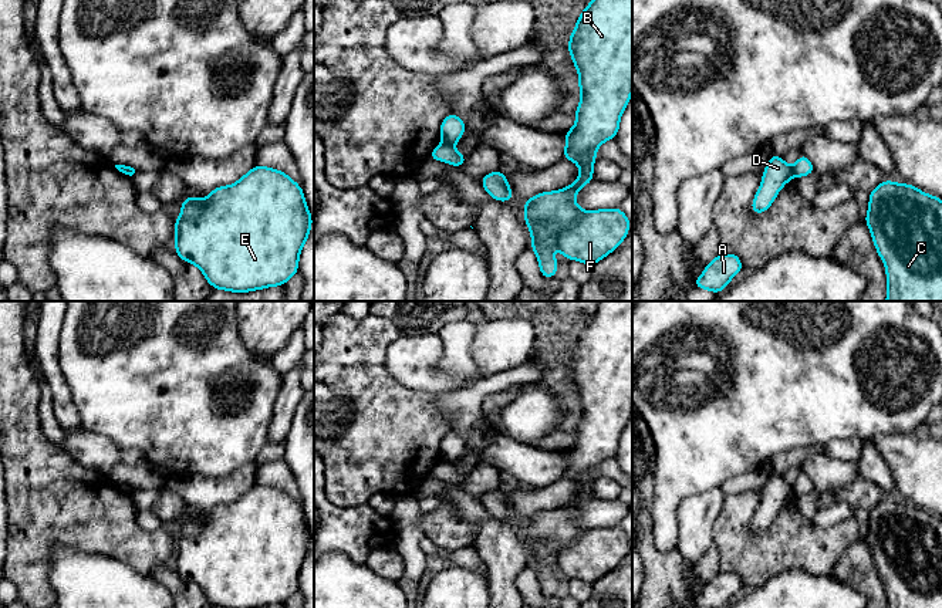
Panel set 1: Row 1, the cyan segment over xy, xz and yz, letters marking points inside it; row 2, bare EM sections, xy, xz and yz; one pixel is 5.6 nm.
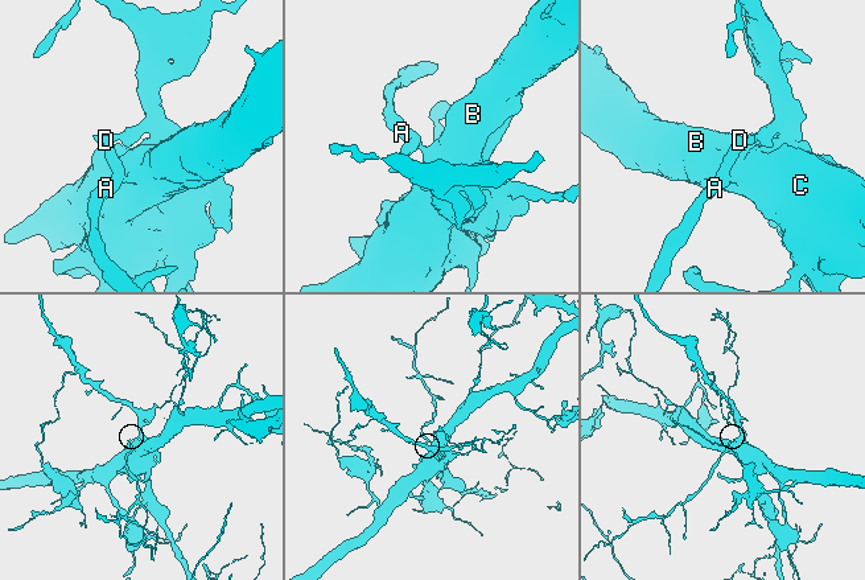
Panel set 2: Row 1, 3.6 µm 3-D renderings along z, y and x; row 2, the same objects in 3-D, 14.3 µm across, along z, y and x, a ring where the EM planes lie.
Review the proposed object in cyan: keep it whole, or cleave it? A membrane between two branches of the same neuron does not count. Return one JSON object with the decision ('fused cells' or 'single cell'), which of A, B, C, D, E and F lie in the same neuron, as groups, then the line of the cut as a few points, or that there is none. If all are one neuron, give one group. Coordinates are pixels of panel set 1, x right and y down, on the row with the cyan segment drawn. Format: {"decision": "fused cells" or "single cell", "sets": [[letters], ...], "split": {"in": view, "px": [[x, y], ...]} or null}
{"decision": "fused cells", "sets": [["A", "B", "C", "D", "E"], ["F"]], "split": {"in": "xz", "px": [[584, 212], [554, 242]]}}

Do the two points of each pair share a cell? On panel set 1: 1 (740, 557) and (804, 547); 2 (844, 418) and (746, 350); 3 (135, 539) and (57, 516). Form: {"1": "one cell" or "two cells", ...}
{"1": "one cell", "2": "one cell", "3": "one cell"}

